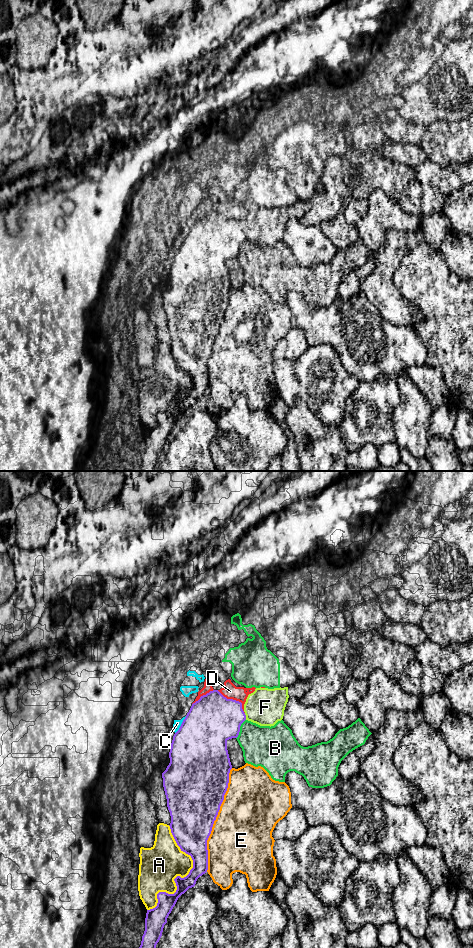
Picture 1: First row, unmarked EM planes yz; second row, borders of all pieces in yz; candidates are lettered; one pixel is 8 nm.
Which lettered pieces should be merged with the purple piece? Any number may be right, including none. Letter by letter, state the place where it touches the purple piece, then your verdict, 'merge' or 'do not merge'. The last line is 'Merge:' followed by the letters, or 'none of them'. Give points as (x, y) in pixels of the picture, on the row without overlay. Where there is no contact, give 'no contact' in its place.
A: yz (180, 397) | do not merge
B: yz (239, 249) | do not merge
C: yz (181, 245) | do not merge
D: yz (234, 220) | do not merge
E: yz (215, 339) | do not merge
F: yz (245, 236) | merge
Merge: F

